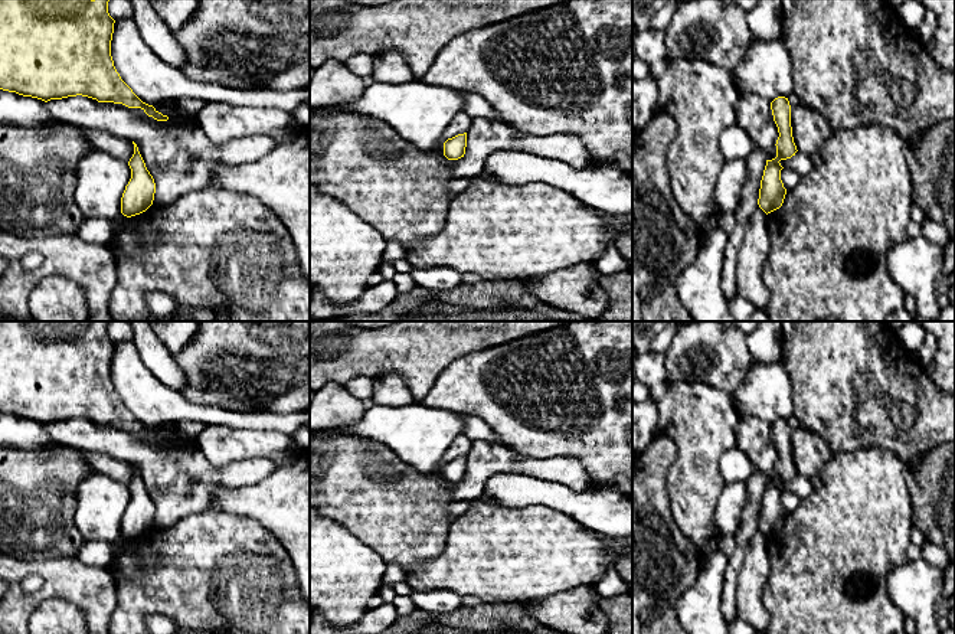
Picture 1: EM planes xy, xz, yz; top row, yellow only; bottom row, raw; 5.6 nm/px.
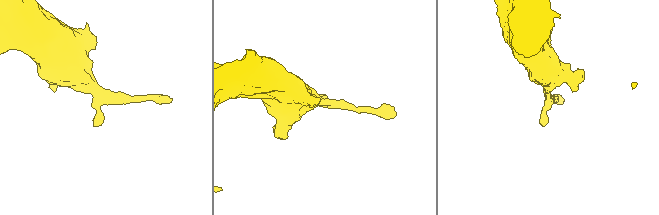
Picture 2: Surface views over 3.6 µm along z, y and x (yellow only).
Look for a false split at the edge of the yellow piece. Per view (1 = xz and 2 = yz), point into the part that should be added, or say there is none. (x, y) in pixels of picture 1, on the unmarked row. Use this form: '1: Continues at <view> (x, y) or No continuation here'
1: No continuation here
2: No continuation here

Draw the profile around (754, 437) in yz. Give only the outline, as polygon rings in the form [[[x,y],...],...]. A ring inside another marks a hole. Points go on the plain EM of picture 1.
[[[740,414],[735,427],[735,439],[736,447],[749,457],[753,471],[762,473],[766,483],[775,481],[779,455],[771,425],[755,416]]]

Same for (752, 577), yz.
[[[758,530],[750,539],[743,563],[737,573],[736,610],[737,615],[765,634],[769,615],[762,602],[763,586],[769,578],[769,556],[766,552],[766,536]]]

